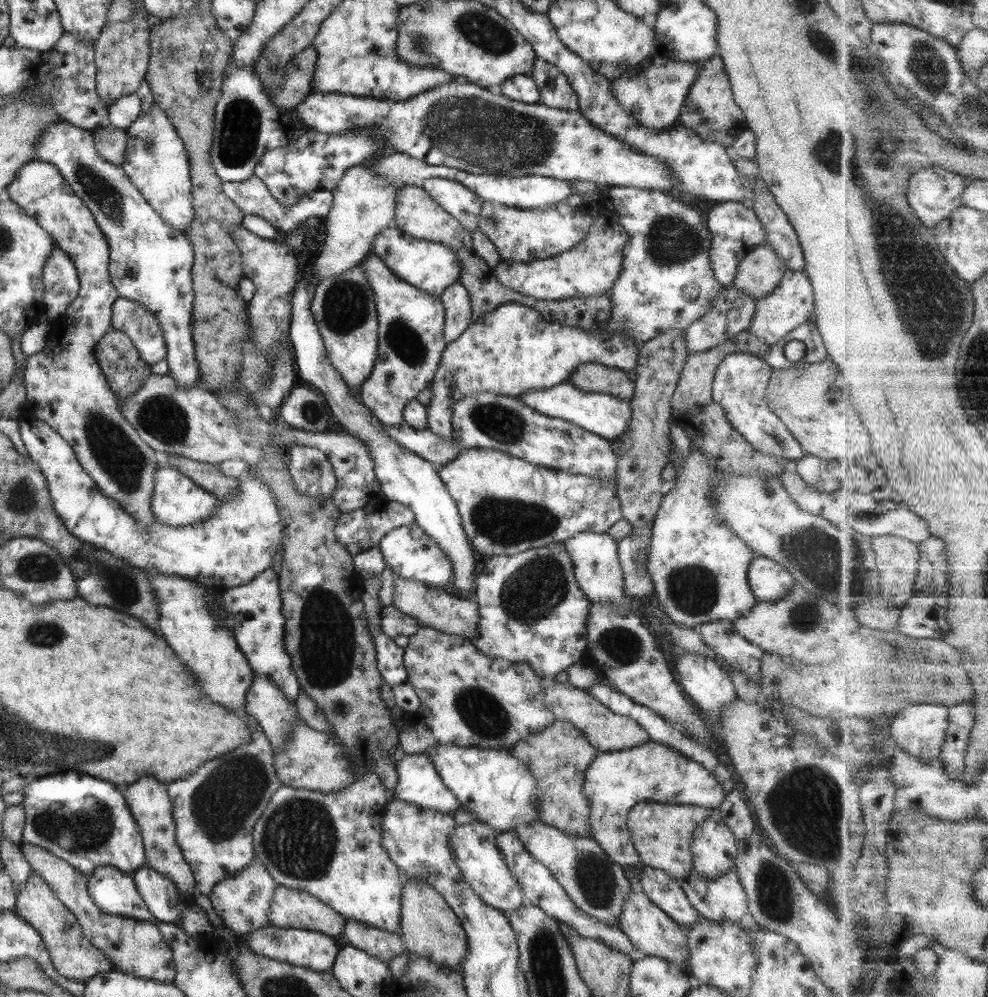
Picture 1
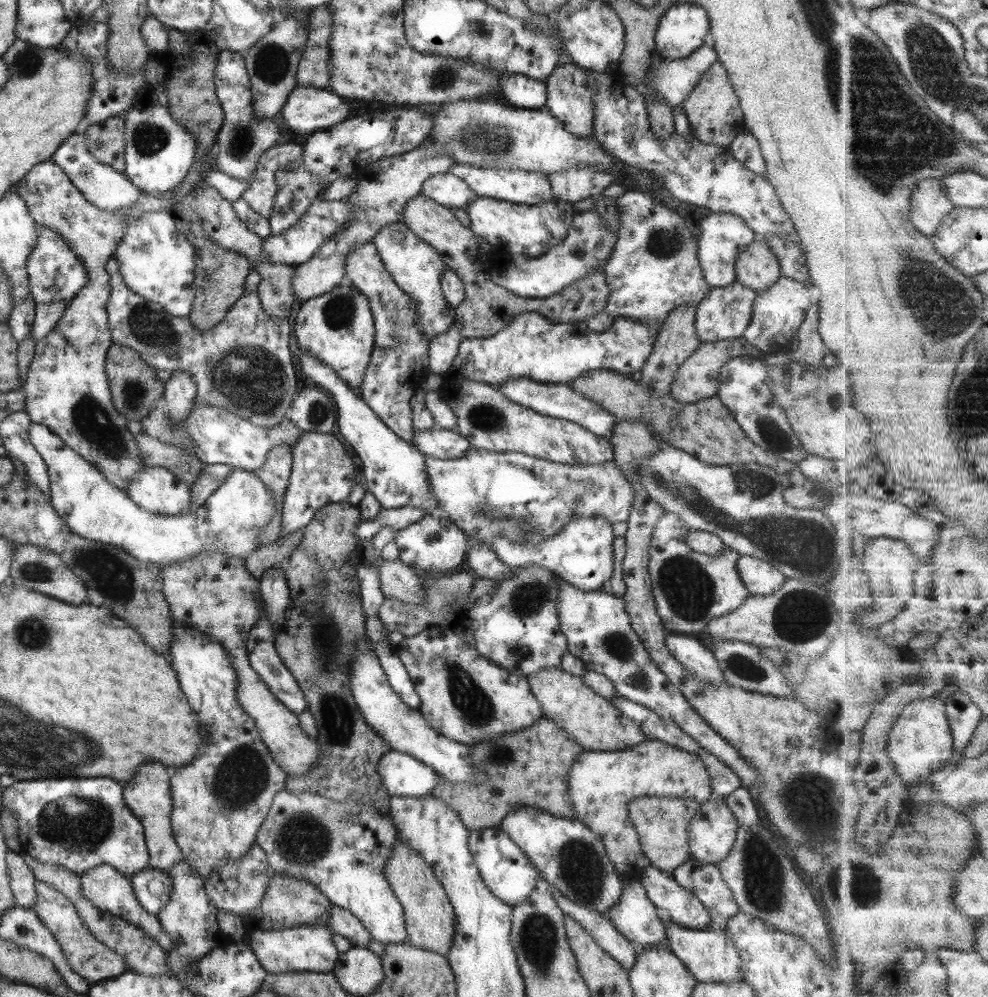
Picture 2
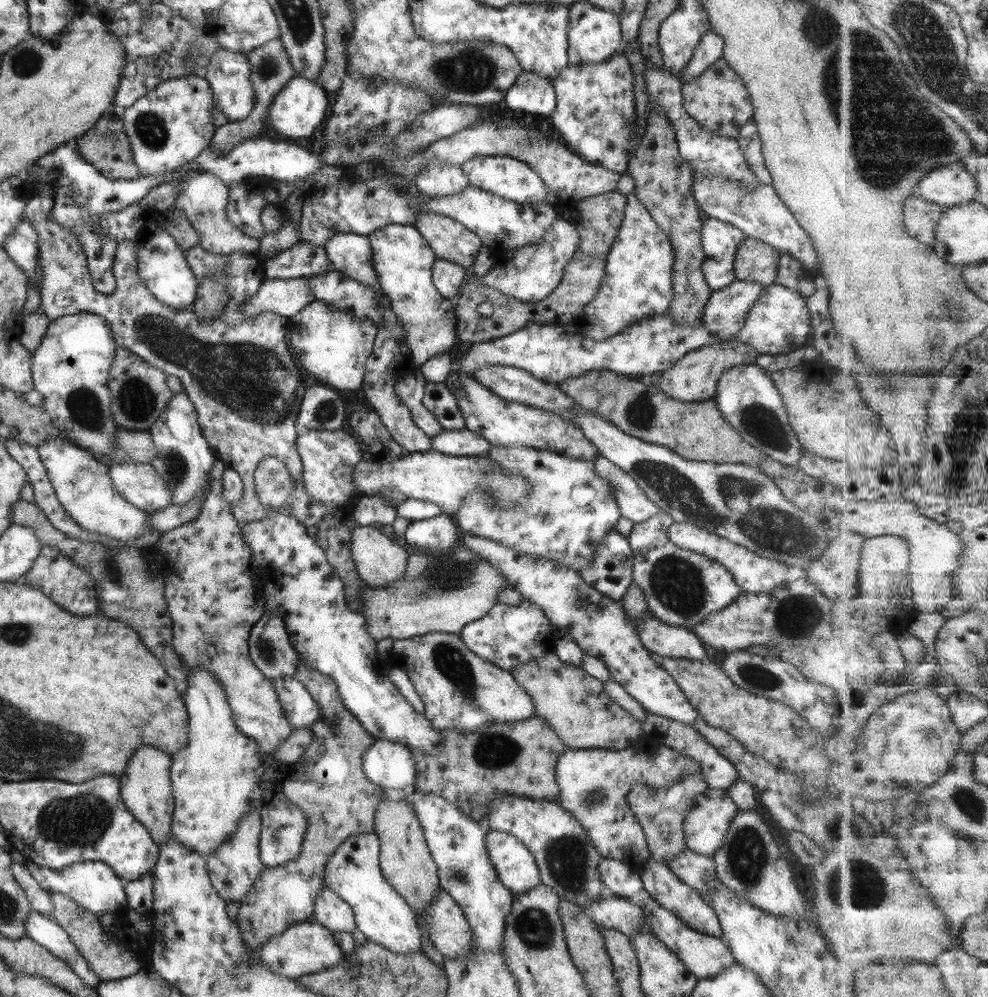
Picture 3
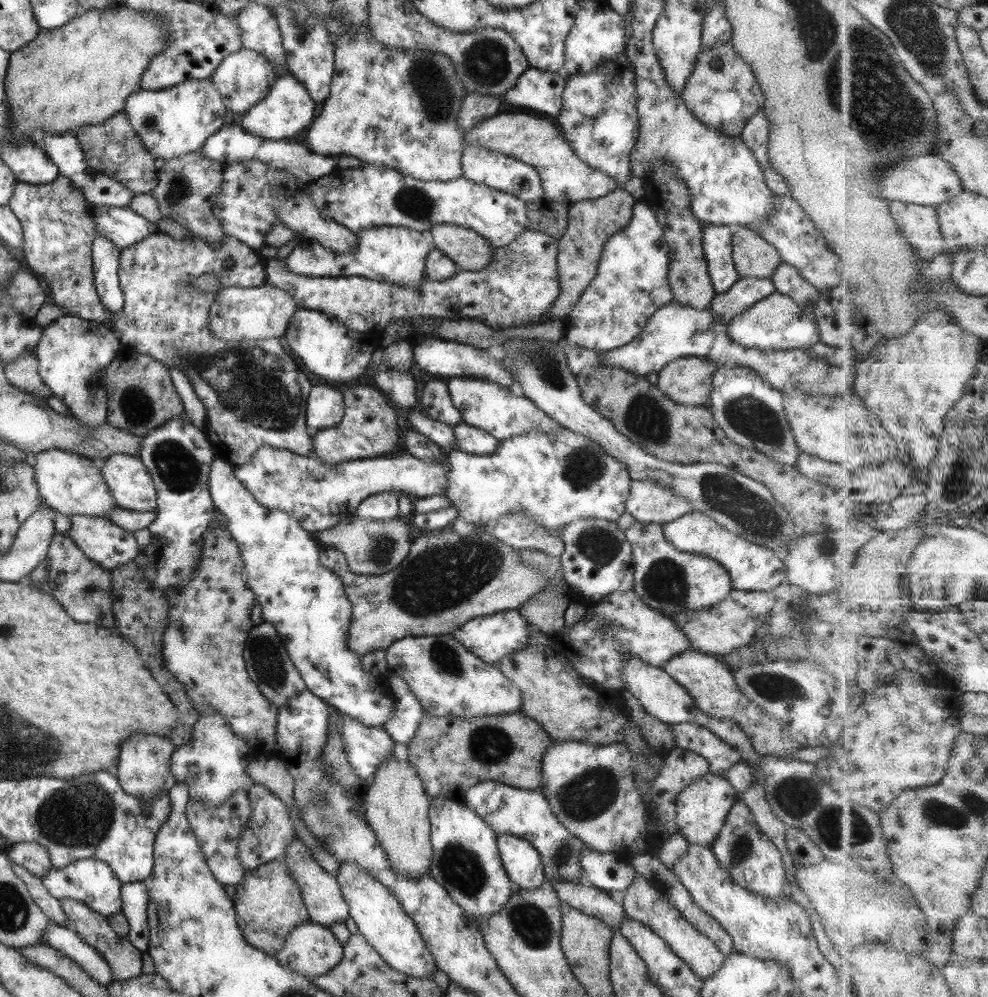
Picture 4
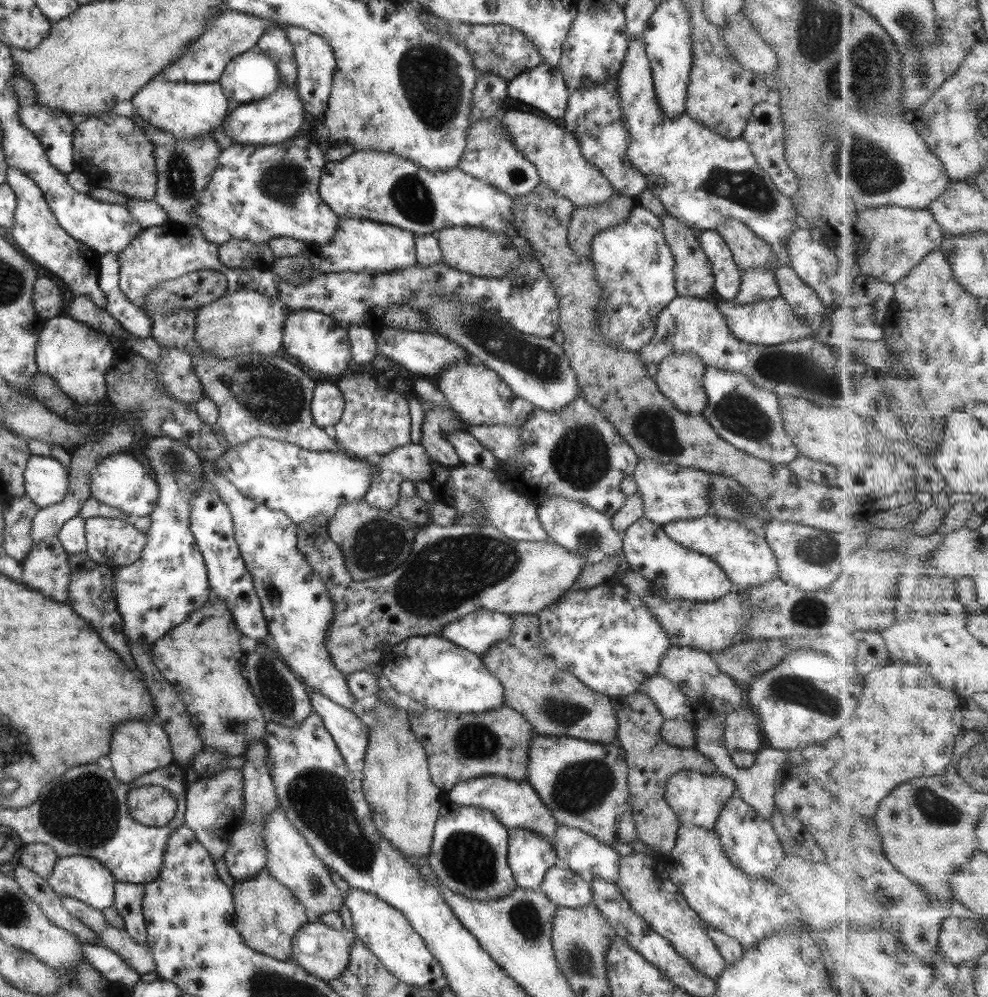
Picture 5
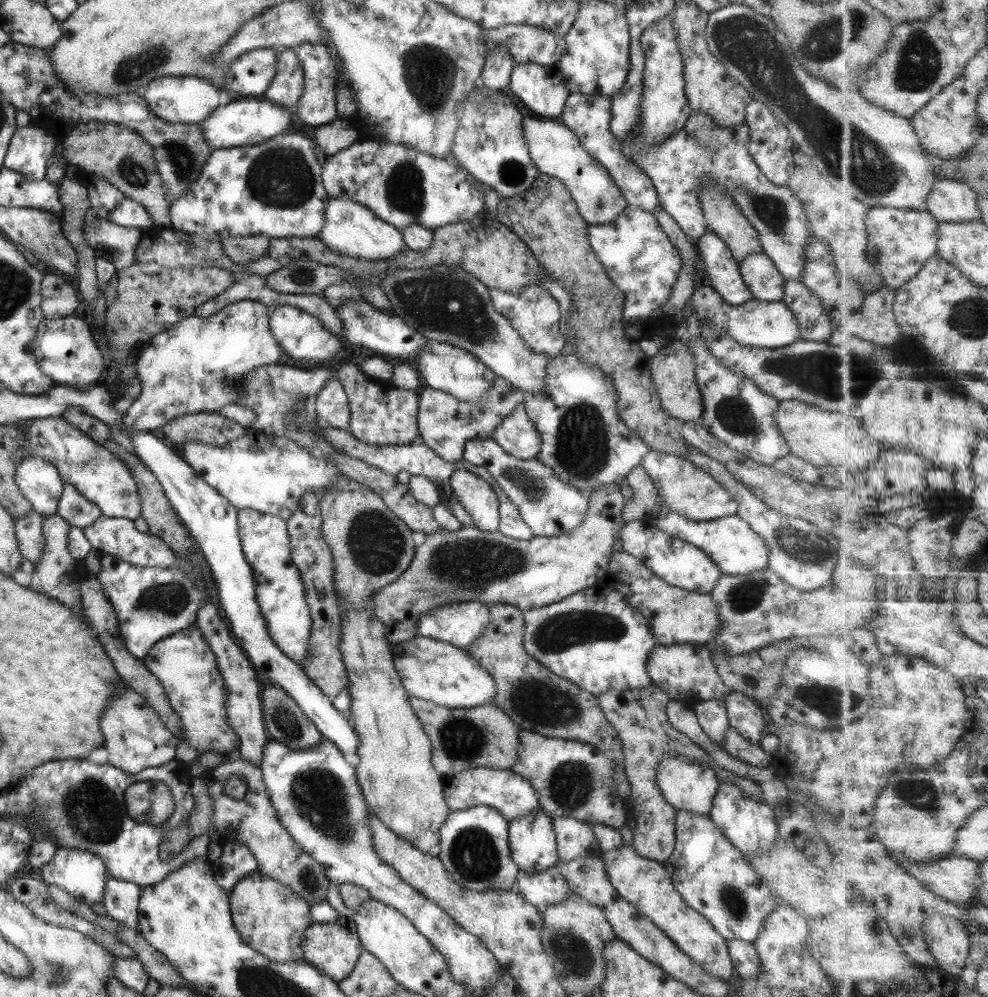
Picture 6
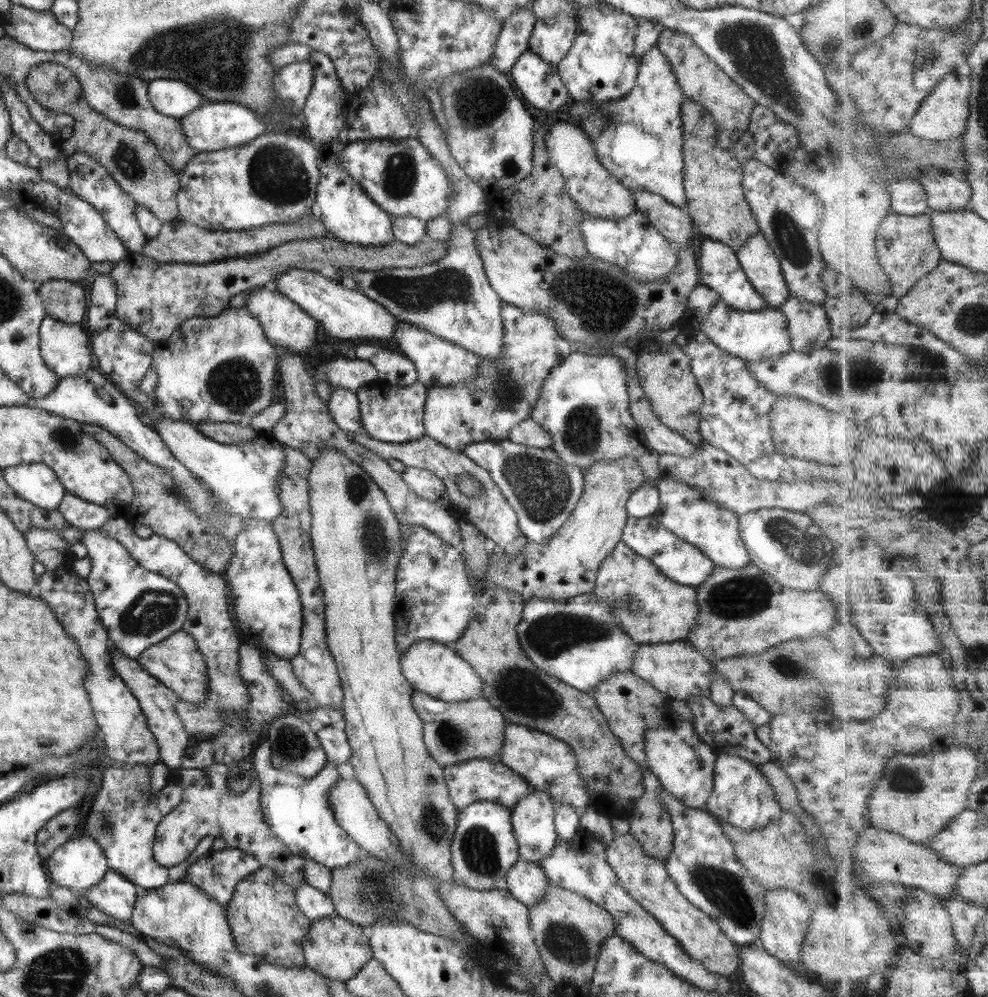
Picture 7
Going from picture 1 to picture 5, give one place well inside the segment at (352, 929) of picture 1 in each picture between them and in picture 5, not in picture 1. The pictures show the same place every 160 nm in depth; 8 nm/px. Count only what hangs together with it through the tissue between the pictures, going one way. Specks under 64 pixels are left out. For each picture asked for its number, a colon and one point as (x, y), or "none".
2: (342, 922)
3: (330, 911)
4: (320, 892)
5: (289, 860)

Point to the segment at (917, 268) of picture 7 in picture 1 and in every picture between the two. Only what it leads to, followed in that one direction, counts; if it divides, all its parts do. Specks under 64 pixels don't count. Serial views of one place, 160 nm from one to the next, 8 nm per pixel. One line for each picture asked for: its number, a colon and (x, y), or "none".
1: (935, 193)
2: (930, 203)
3: (923, 217)
4: (919, 224)
5: (889, 241)
6: (901, 241)

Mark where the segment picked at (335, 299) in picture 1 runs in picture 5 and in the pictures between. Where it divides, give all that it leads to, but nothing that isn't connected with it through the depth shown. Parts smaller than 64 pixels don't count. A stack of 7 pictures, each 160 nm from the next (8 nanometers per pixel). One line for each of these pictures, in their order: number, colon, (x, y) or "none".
2: (336, 327)
3: (333, 345)
4: (327, 349)
5: (317, 341)

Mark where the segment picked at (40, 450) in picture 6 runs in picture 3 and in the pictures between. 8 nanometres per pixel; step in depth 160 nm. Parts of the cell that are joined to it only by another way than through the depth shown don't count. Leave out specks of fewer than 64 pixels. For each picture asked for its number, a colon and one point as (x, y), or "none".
3: (138, 483)
4: (131, 487)
5: (119, 480)

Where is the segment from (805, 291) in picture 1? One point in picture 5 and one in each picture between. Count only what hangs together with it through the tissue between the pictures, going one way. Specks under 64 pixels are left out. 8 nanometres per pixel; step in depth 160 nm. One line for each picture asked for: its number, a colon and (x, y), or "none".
2: (777, 311)
3: (778, 322)
4: (775, 322)
5: (770, 322)

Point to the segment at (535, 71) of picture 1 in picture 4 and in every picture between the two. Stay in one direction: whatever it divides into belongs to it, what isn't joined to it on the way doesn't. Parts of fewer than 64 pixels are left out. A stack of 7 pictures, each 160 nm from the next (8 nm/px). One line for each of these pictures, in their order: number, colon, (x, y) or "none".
2: (569, 98)
3: (595, 113)
4: (598, 120)

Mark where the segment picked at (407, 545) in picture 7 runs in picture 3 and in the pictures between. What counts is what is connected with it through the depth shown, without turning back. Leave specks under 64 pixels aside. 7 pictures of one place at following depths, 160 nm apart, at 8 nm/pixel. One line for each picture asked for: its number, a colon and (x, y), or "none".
3: (506, 636)
4: (490, 638)
5: (475, 633)
6: (460, 624)

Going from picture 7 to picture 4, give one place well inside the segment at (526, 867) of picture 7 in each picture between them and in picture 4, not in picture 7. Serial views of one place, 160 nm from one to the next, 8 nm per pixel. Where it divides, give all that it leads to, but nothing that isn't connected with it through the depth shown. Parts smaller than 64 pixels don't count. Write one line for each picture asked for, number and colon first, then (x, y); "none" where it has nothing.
4: (587, 899)
5: (563, 887)
6: (542, 889)

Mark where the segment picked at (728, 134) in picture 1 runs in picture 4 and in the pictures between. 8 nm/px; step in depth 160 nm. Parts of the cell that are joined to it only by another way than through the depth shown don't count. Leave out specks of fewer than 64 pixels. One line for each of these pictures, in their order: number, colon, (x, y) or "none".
2: (712, 110)
3: (717, 100)
4: (721, 93)

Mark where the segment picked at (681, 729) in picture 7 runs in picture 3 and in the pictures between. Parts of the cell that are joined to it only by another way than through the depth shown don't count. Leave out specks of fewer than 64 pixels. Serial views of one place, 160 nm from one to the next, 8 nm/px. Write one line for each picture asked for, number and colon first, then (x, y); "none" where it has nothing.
3: (709, 814)
4: (701, 809)
5: (697, 799)
6: (689, 785)

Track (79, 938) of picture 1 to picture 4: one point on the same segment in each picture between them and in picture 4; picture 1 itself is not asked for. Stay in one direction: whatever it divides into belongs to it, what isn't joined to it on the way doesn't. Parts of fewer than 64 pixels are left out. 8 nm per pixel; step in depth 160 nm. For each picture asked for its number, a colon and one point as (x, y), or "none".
2: (91, 960)
3: (107, 960)
4: (123, 961)

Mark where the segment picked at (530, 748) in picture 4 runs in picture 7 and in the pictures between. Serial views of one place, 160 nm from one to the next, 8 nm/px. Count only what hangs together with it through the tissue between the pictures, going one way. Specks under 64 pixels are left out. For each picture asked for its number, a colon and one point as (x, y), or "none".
5: (457, 747)
6: (460, 739)
7: (452, 732)

